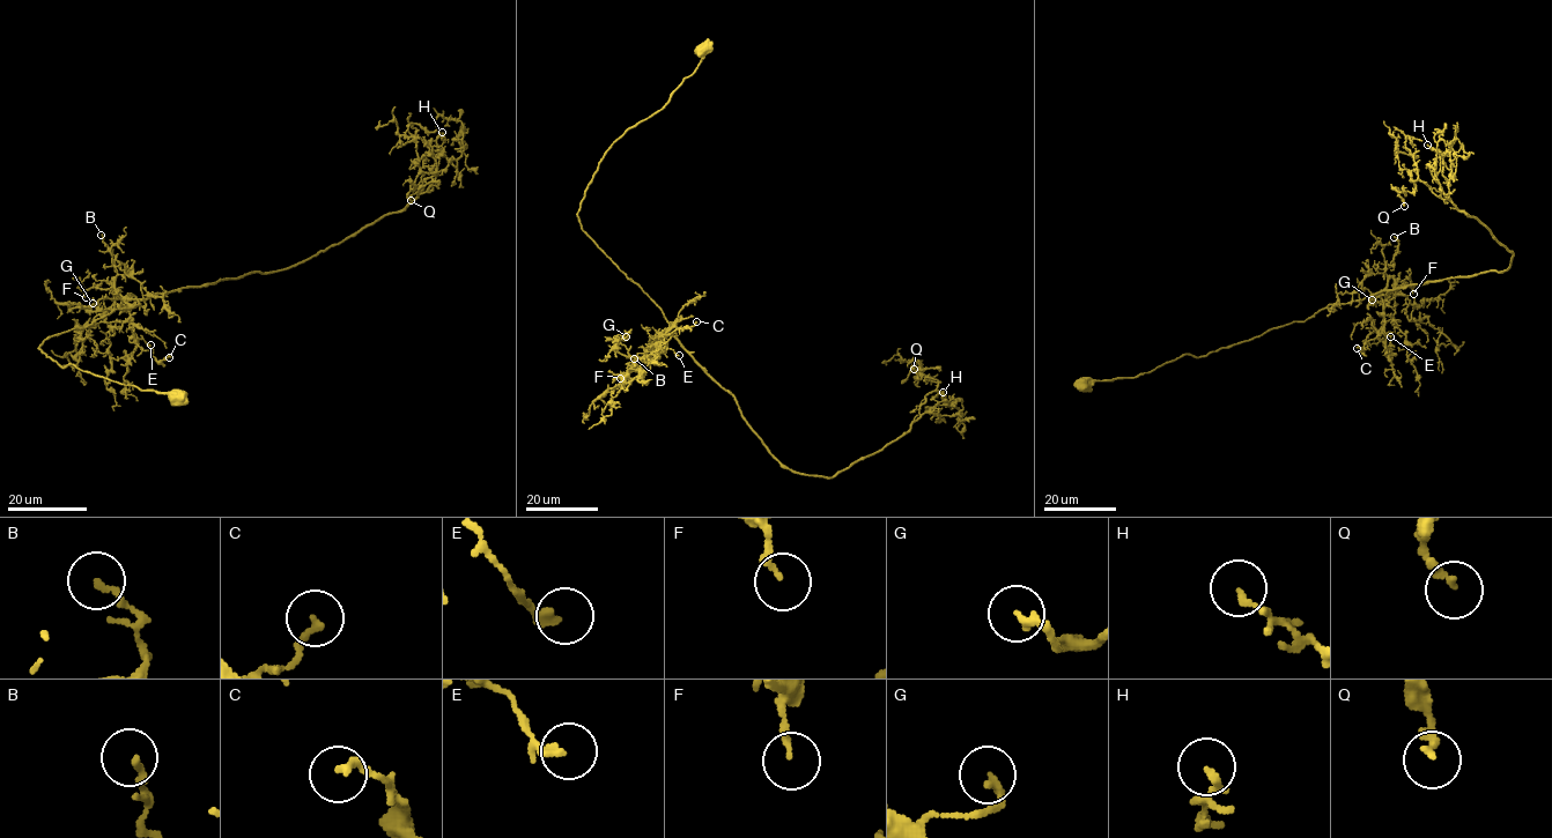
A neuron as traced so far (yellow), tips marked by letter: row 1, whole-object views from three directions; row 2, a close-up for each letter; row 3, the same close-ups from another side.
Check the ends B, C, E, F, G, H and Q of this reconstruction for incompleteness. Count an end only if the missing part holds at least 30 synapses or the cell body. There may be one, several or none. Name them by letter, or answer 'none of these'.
none of these

